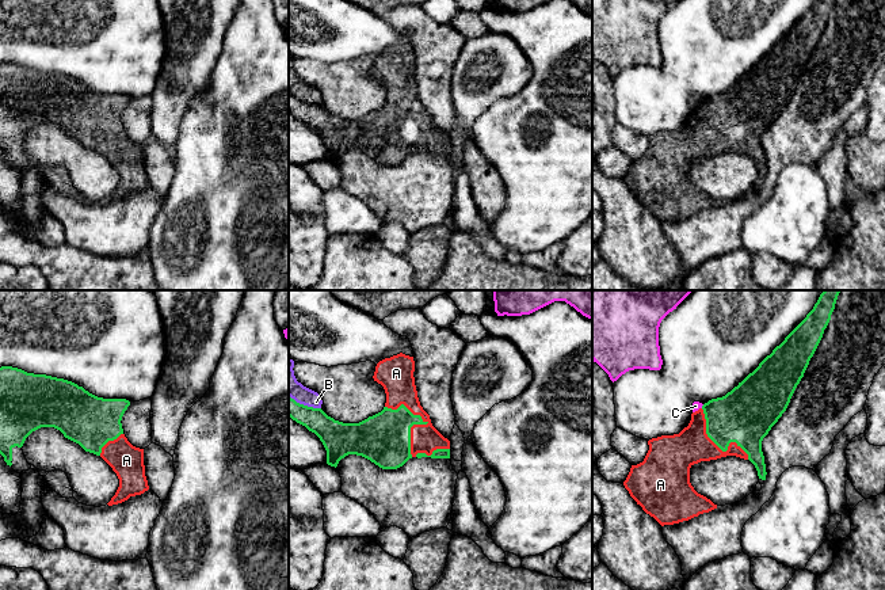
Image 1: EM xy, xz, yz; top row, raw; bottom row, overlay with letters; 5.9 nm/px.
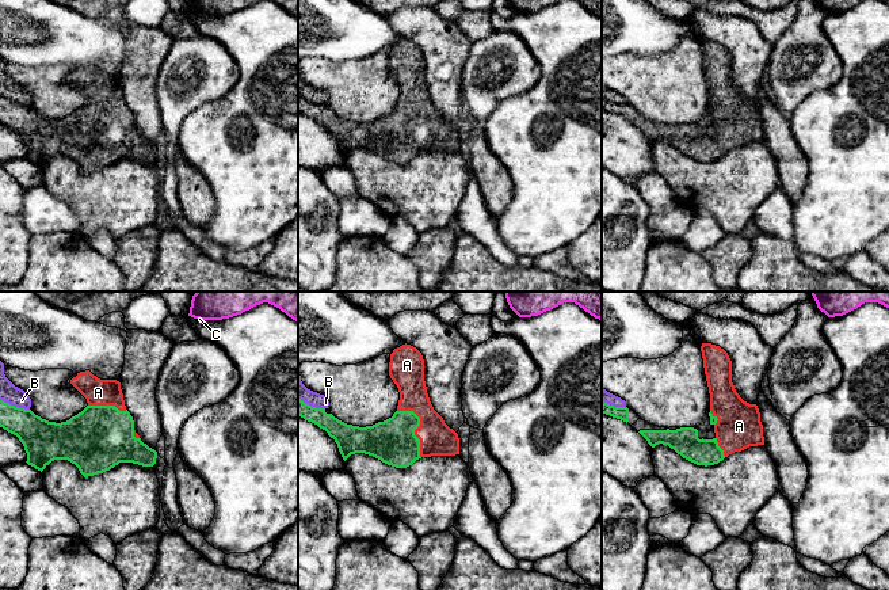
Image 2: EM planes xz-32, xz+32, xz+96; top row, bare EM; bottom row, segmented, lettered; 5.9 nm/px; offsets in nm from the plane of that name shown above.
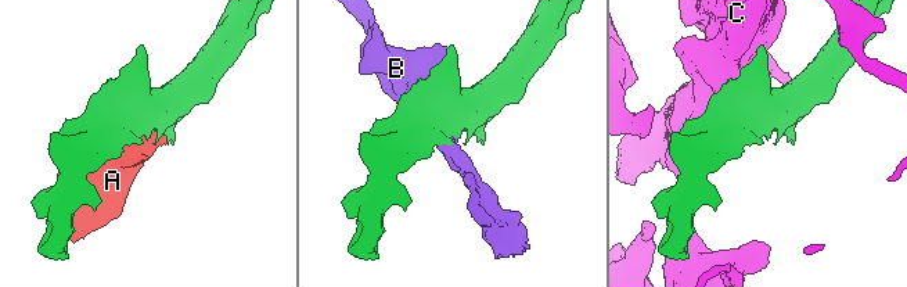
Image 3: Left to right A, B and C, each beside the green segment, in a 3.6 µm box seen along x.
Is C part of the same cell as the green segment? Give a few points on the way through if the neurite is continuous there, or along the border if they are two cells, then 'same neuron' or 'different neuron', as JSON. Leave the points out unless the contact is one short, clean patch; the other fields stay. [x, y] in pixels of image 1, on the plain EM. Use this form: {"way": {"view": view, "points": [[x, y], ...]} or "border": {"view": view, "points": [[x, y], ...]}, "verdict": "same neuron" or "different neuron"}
{"border": {"view": "yz", "points": [[704, 101], [701, 103]]}, "verdict": "different neuron"}

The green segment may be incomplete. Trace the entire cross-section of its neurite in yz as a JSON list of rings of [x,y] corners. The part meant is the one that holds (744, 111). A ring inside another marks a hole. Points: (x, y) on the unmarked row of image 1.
[[[815,0],[806,14],[767,52],[759,62],[722,94],[712,95],[691,110],[691,117],[679,130],[648,137],[649,146],[642,159],[632,161],[623,178],[630,193],[661,222],[688,217],[717,205],[710,195],[698,190],[690,179],[690,164],[701,157],[736,152],[749,156],[762,176],[766,160],[762,137],[786,107],[813,53],[835,0]]]

